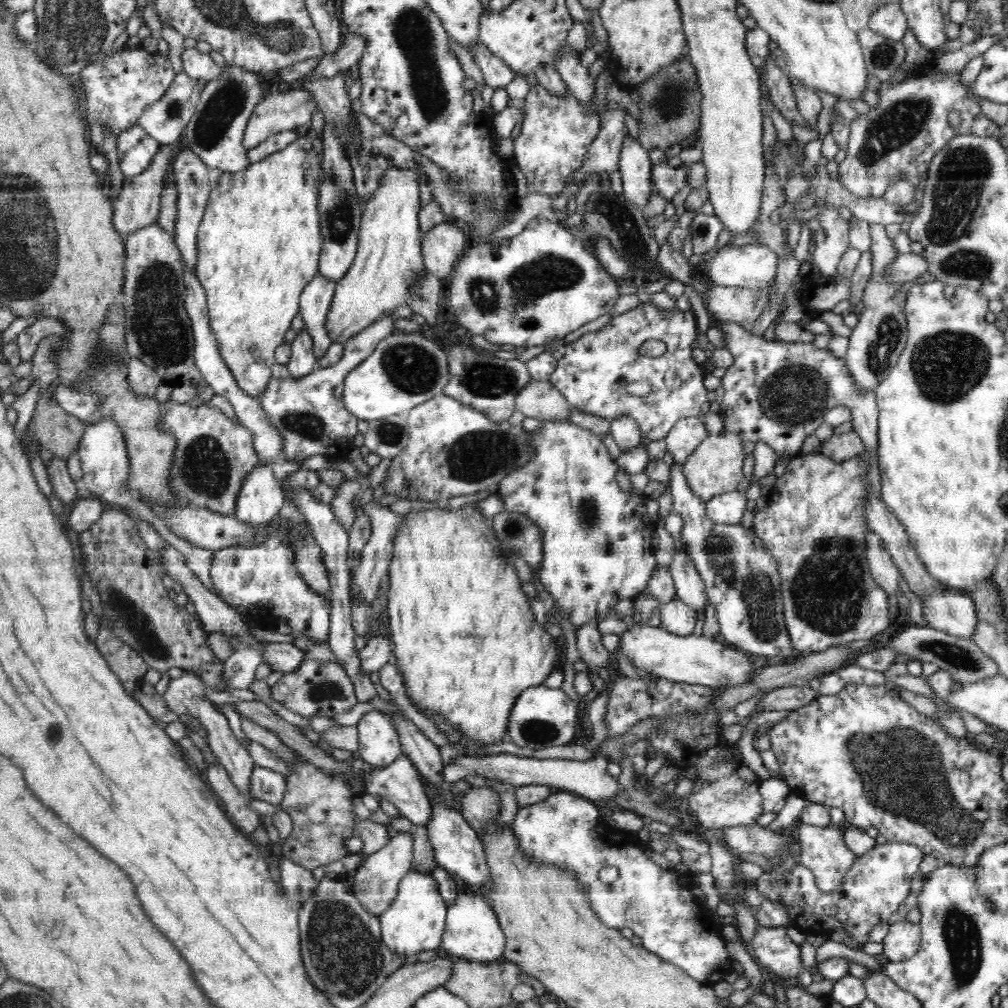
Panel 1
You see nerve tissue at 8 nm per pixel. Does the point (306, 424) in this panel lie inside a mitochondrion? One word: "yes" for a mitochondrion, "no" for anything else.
yes

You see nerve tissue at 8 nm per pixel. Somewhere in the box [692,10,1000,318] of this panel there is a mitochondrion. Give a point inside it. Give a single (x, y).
(963, 172)

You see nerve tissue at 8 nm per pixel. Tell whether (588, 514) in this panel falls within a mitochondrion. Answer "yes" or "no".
yes

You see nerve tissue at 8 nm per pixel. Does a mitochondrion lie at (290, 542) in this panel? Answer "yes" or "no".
no

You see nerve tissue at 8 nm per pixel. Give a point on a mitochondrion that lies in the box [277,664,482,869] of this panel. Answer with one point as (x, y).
(330, 691)

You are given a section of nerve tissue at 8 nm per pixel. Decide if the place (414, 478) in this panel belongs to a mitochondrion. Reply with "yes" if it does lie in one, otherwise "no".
no

